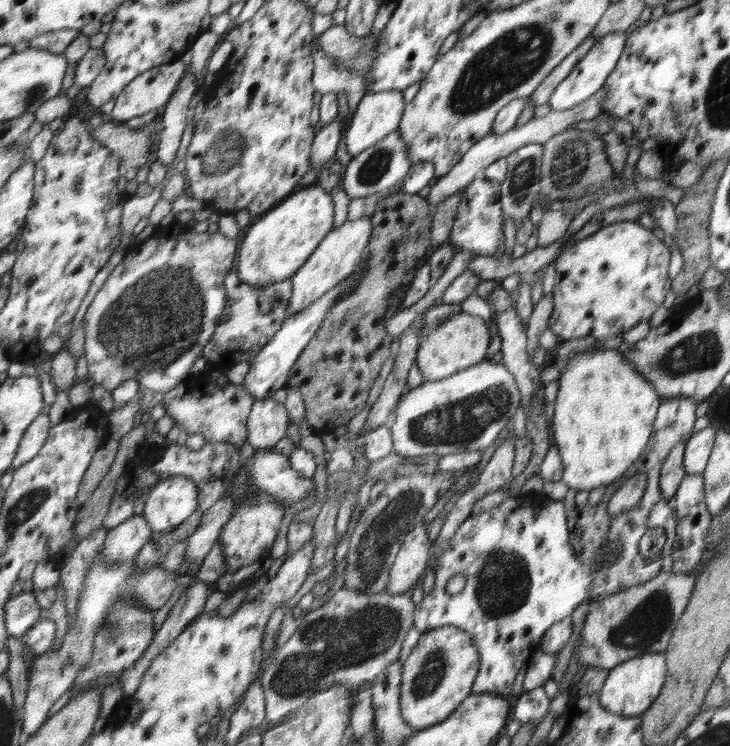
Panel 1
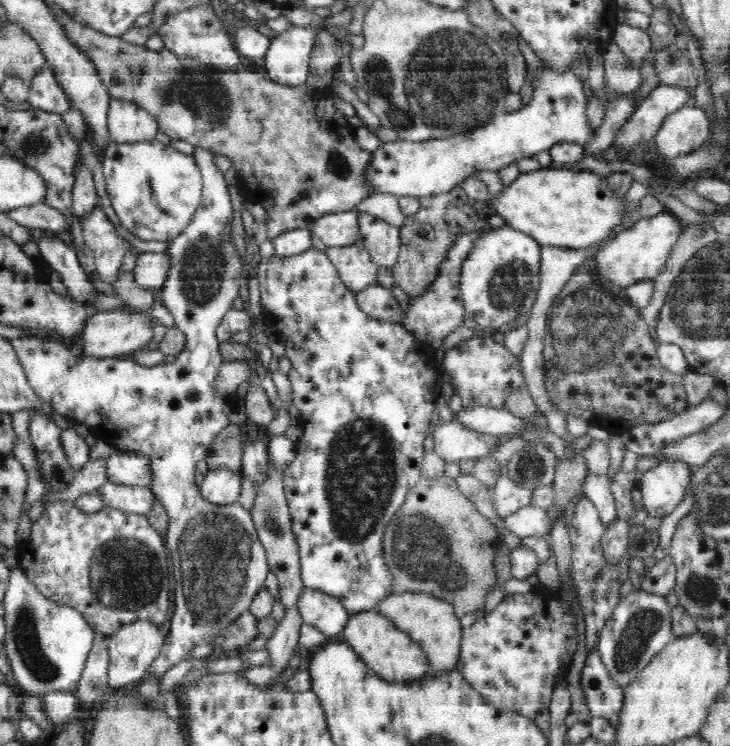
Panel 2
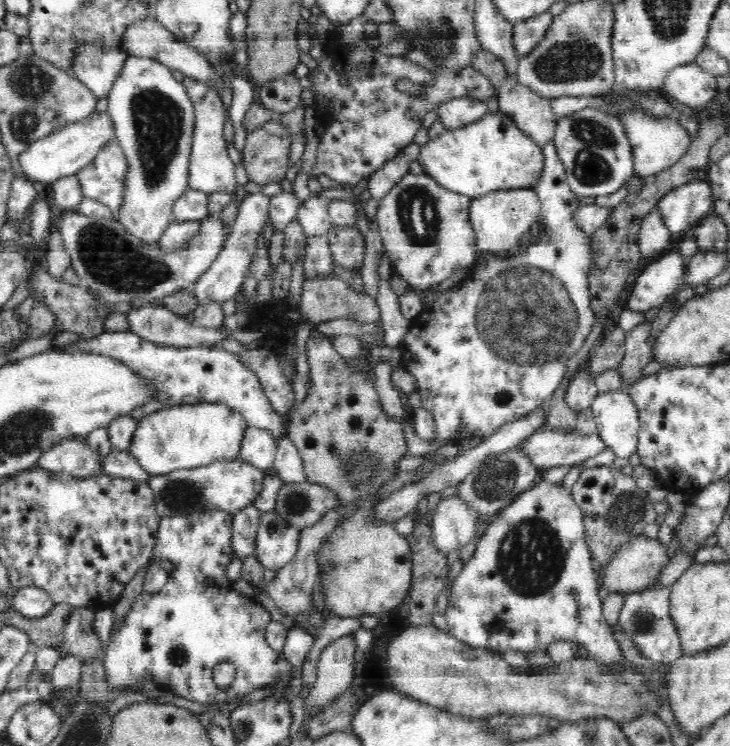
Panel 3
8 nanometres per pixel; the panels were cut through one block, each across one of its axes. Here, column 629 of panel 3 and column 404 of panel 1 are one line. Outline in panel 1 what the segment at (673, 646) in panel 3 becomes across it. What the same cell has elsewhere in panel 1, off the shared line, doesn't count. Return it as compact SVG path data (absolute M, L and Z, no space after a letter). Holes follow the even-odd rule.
M340 588L328 602L316 608L300 613L300 624L288 641L276 652L268 669L262 675L264 689L265 717L267 726L280 724L290 712L312 699L312 696L328 686L336 684L358 685L362 681L373 682L384 673L400 656L402 640L412 624L416 605L407 593L391 595L368 594L368 590Z

